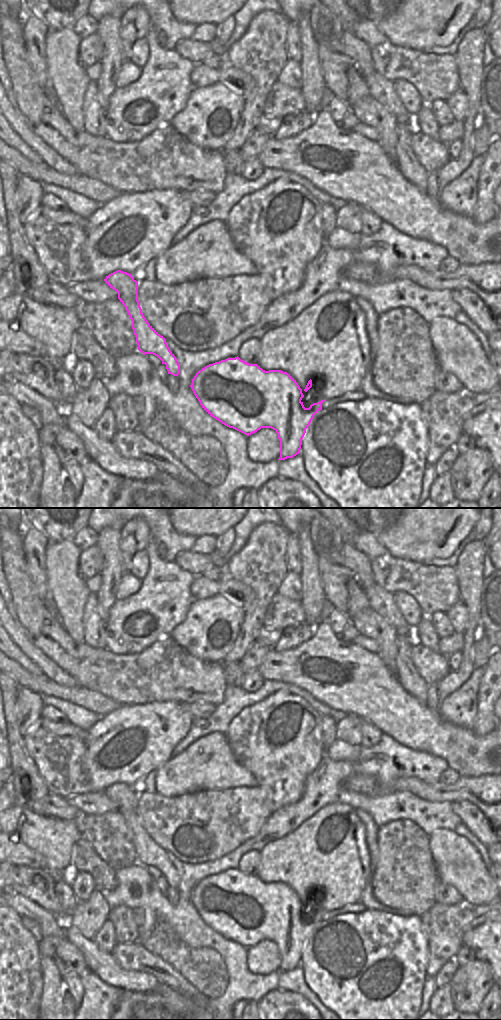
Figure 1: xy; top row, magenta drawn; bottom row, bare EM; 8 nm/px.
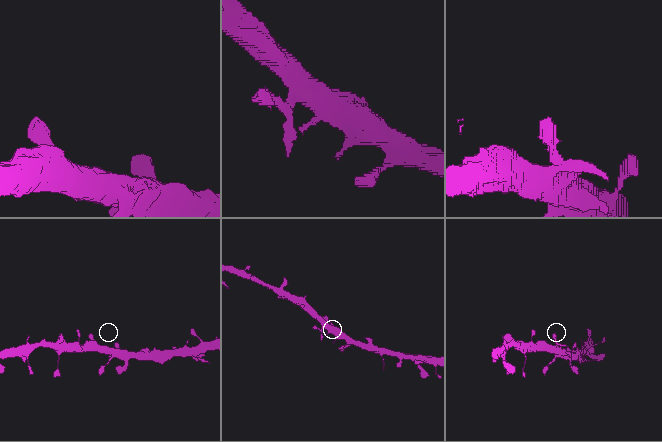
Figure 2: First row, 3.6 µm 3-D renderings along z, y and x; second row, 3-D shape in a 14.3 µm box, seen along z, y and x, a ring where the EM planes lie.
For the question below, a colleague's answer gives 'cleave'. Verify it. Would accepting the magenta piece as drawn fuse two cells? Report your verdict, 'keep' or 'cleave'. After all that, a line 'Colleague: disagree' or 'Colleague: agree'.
keep
Colleague: disagree

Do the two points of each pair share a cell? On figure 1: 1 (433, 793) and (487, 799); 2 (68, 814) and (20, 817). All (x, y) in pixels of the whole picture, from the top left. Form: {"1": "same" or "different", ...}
{"1": "same", "2": "different"}

